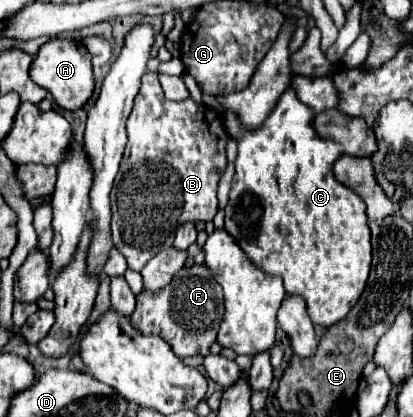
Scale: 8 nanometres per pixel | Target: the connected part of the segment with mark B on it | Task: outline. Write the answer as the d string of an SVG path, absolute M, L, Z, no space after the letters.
M147 72L143 76L141 90L135 98L133 112L127 120L127 146L113 182L111 194L111 240L125 256L131 270L143 270L147 260L151 260L157 250L169 248L173 244L173 234L183 222L209 222L217 214L217 182L227 166L225 146L229 136L221 118L209 108L199 106L191 98L185 102L169 102L159 84L157 72Z

